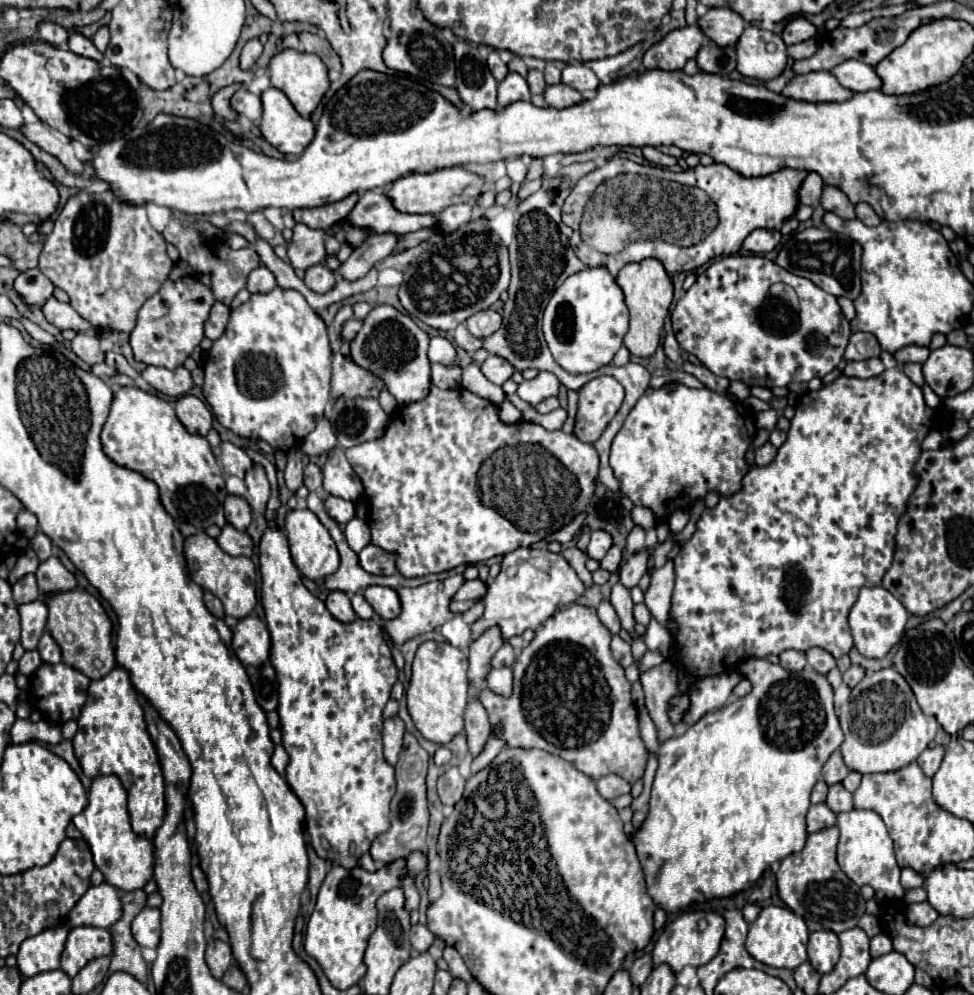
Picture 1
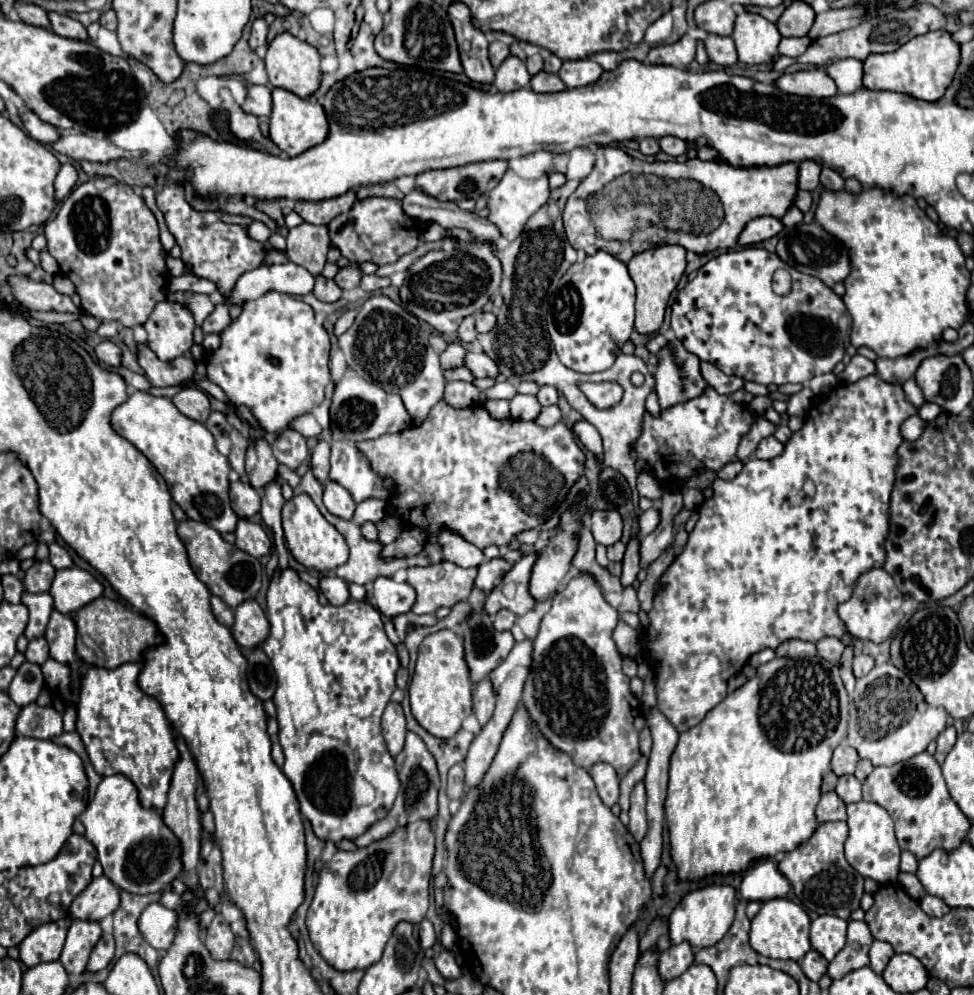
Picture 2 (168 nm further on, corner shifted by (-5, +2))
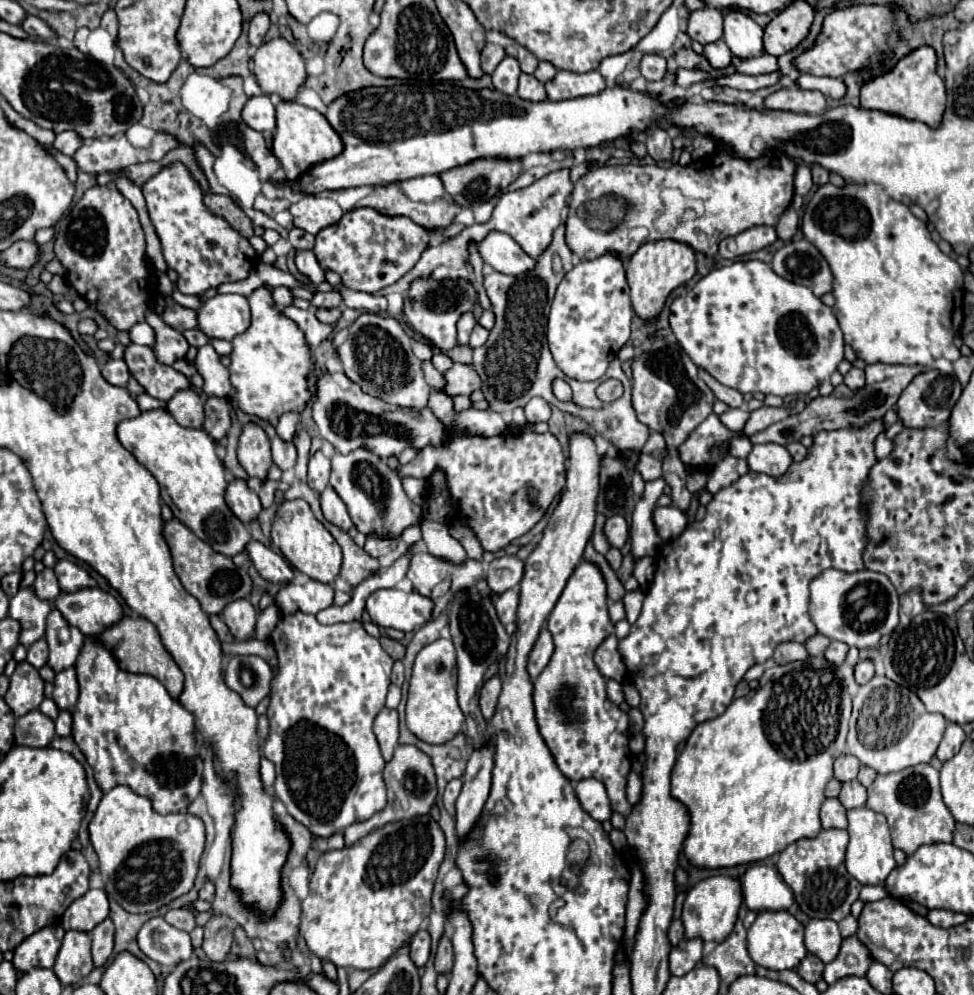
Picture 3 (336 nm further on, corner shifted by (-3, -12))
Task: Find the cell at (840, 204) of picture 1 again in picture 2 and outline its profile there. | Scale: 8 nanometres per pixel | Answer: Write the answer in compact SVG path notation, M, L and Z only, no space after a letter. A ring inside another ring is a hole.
M823 168L821 170L821 184L827 190L841 190L845 186L845 180L841 178L839 172L835 172L831 168Z

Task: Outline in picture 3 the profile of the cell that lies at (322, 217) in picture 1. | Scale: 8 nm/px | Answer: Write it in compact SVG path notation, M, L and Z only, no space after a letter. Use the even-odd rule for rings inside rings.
M321 194L305 196L297 204L291 204L289 212L293 214L293 224L313 236L317 236L323 228L339 222L343 216L341 206Z

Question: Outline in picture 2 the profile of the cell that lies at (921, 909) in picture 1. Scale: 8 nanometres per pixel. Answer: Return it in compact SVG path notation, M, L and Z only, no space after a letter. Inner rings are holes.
M927 894L919 904L921 904L921 908L923 908L929 916L943 916L945 910L947 910L947 912L951 910L951 908L949 908L941 898L931 896L931 894Z

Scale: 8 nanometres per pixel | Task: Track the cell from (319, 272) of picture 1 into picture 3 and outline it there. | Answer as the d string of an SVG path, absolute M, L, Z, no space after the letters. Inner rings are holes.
M317 308L317 310L315 310L315 316L317 316L321 322L335 326L337 320L339 320L339 316L341 316L341 308Z

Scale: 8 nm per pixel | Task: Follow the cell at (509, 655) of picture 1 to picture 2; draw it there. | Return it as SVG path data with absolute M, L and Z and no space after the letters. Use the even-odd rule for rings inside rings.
M481 610L481 612L471 612L463 622L461 622L461 638L465 646L465 662L469 668L471 682L477 684L505 656L511 652L515 640L509 630L505 632L495 632L491 616Z

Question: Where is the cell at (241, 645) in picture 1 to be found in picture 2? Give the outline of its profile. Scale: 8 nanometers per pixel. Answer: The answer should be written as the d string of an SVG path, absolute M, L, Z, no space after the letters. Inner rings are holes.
M255 600L241 602L235 610L235 624L231 628L233 638L247 650L253 650L265 642L269 636L269 622L263 608Z

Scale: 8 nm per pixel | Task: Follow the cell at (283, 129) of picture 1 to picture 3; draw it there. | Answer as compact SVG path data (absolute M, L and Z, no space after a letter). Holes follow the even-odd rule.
M281 100L275 106L275 110L277 110L277 130L273 136L273 154L281 162L285 176L289 180L299 178L299 174L303 174L303 170L309 170L315 162L329 160L343 150L343 142L339 142L339 136L331 128L327 118L317 110L285 100Z

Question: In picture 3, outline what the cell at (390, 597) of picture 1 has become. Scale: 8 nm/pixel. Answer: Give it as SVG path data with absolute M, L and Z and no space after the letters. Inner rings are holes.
M397 588L377 590L367 598L367 612L381 628L411 632L421 628L433 610L433 602L419 592L401 592Z

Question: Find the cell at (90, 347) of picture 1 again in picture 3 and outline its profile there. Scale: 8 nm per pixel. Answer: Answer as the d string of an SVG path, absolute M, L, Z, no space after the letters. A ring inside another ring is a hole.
M107 360L107 364L103 366L101 372L109 384L115 384L121 388L125 388L125 384L129 380L129 368L127 368L125 360Z

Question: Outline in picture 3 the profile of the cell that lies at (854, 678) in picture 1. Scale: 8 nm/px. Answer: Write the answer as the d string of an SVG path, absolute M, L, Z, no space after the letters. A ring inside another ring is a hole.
M861 660L857 666L855 666L855 680L857 684L867 684L871 678L873 678L873 662L871 660Z

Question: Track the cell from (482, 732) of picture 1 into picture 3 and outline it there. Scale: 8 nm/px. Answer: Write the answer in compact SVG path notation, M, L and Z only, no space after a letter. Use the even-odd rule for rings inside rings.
M495 676L483 686L481 698L479 698L479 708L481 708L481 714L485 720L491 720L495 716L499 694L501 694L501 680L499 680L499 676Z

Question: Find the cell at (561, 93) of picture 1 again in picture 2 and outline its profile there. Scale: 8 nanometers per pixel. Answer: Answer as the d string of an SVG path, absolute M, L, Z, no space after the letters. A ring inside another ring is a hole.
M543 70L537 72L537 76L531 76L529 86L535 92L561 92L561 90L565 90L565 84L561 82L561 78L557 74L549 74Z

